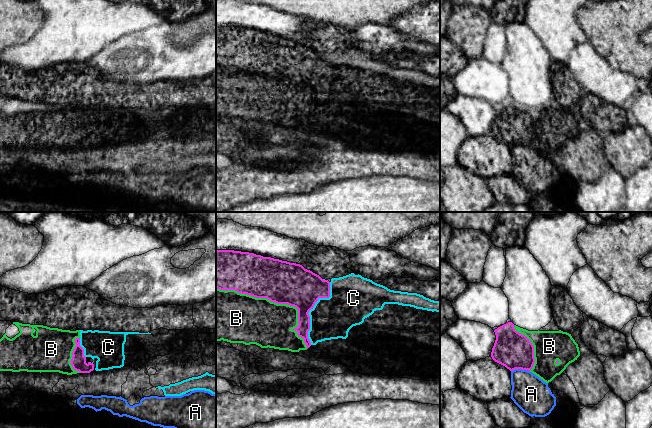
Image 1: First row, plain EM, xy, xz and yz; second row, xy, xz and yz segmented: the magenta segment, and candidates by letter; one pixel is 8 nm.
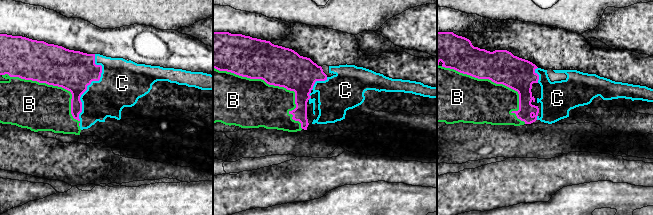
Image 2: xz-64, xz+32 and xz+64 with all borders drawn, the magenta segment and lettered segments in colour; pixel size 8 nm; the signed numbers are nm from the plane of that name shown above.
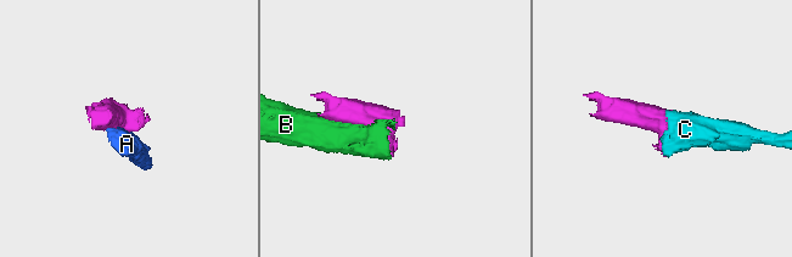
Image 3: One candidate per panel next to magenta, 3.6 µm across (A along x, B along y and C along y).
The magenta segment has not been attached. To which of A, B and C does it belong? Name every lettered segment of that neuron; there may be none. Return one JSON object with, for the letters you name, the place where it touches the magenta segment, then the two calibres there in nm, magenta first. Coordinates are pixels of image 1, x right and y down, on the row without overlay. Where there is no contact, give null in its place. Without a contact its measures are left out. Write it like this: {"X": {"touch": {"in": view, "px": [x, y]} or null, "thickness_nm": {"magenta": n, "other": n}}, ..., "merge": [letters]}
{"C": {"touch": {"in": "xz", "px": [311, 84]}, "thickness_nm": {"magenta": 320, "other": 340}}, "merge": ["C"]}

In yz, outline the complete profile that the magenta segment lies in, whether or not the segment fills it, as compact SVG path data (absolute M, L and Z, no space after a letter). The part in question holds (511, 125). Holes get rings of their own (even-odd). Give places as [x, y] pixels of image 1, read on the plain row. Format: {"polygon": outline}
{"polygon": "M512 98L494 106L496 116L492 124L492 135L510 147L530 147L535 139L534 122L525 112L517 108Z"}

